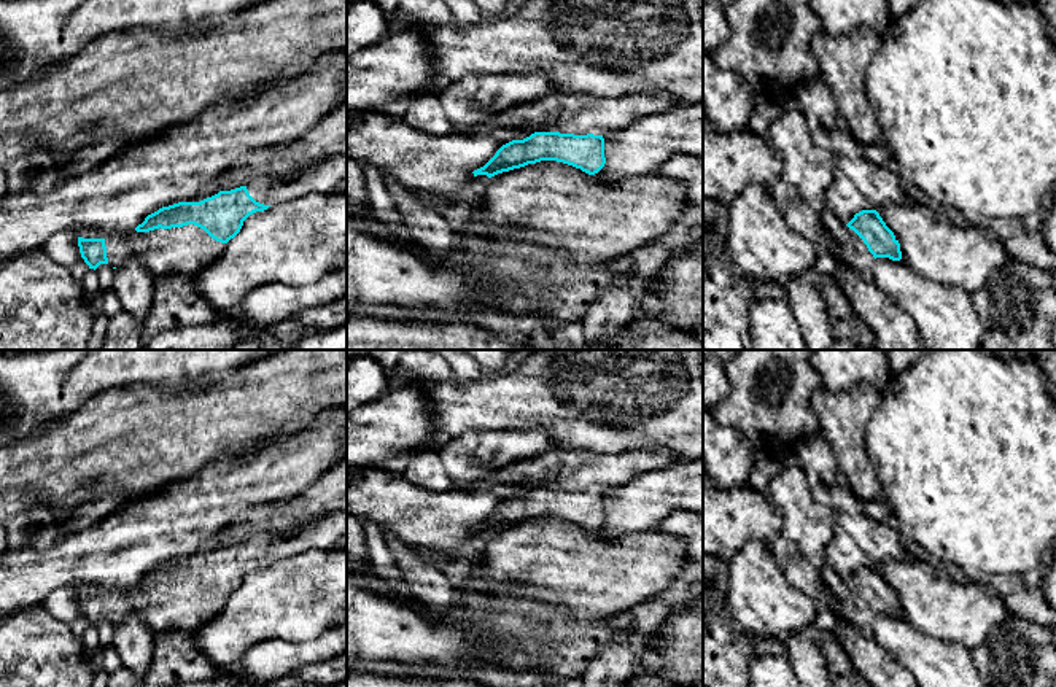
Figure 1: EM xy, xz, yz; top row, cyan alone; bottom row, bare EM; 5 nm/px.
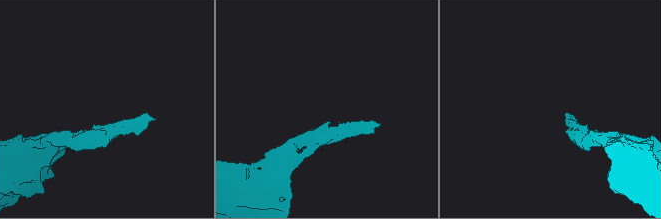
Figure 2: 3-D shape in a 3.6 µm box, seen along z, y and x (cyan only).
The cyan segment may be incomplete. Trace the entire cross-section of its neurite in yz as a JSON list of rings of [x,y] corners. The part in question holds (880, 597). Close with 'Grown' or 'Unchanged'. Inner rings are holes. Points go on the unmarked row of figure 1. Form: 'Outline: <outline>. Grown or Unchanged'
Outline: [[[825,565],[821,569],[824,587],[841,612],[865,638],[872,638],[870,625],[876,614],[902,615],[900,600],[876,566],[862,566],[843,580]]]. Grown

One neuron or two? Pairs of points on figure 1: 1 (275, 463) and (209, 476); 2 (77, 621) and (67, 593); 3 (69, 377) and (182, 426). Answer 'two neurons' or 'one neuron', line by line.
1: one neuron
2: one neuron
3: two neurons

